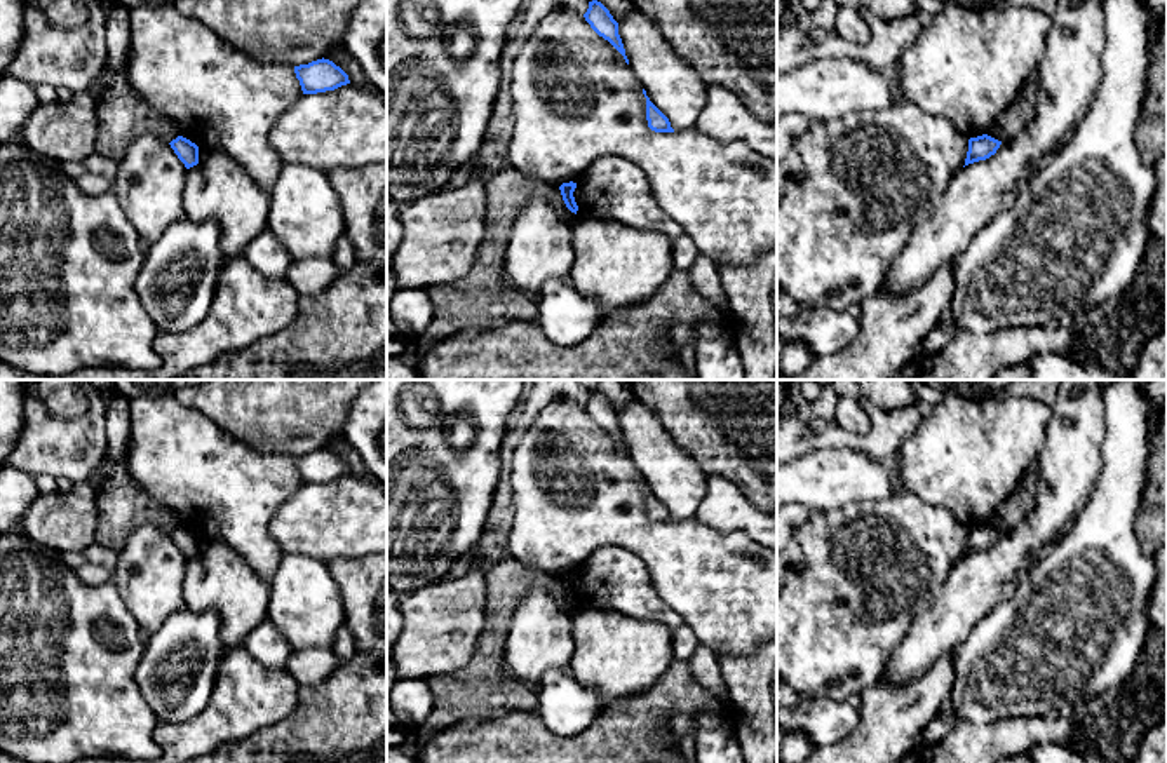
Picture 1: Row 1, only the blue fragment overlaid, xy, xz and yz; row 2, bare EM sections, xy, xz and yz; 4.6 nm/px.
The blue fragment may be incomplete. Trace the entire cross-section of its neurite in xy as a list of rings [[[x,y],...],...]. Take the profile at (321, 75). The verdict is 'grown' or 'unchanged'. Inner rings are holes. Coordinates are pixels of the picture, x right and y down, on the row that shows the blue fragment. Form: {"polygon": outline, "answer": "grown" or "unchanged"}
{"polygon": [[[317,59],[308,64],[294,66],[303,94],[334,91],[350,84],[348,75],[329,59]]], "answer": "unchanged"}

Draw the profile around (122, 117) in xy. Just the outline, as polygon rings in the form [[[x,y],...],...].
[[[125,64],[122,73],[115,77],[113,82],[101,92],[98,101],[98,134],[96,134],[96,152],[110,157],[117,162],[124,157],[127,146],[139,136],[153,132],[164,141],[171,143],[179,136],[179,131],[174,122],[164,115],[148,108],[131,89],[125,75]]]

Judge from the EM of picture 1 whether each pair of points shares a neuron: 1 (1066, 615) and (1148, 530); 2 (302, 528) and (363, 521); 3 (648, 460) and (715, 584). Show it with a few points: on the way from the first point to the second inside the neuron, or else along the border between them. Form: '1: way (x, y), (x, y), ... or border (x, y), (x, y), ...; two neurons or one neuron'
1: border (1140, 500), (1134, 535), (1138, 546), (1148, 556); two neurons
2: way (317, 521), (347, 521); one neuron
3: border (695, 516), (674, 521); two neurons

